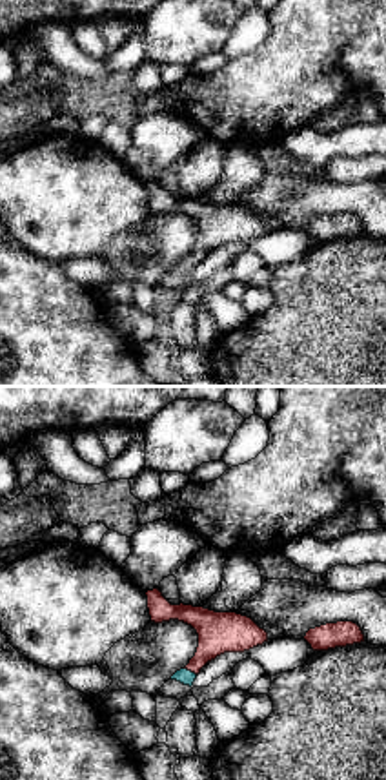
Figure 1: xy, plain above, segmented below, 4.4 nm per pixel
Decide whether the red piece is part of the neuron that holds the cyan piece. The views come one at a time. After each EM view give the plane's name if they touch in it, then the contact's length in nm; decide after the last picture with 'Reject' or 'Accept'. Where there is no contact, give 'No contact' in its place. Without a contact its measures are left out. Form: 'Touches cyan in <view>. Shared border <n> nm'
Touches cyan in xy. Shared border 70 nm

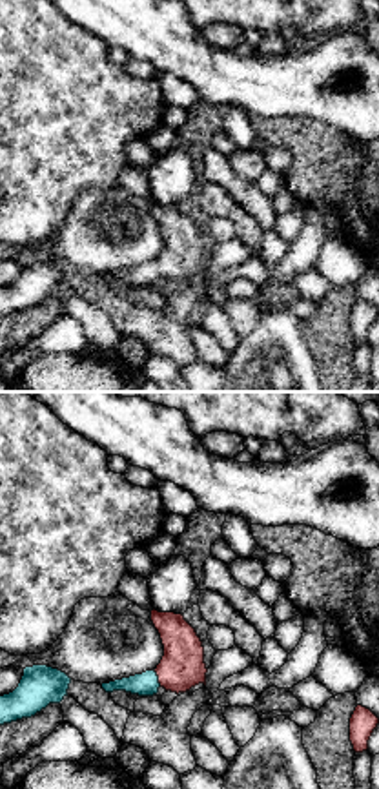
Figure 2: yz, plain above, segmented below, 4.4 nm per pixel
Touches cyan in yz. Shared border 80 nm

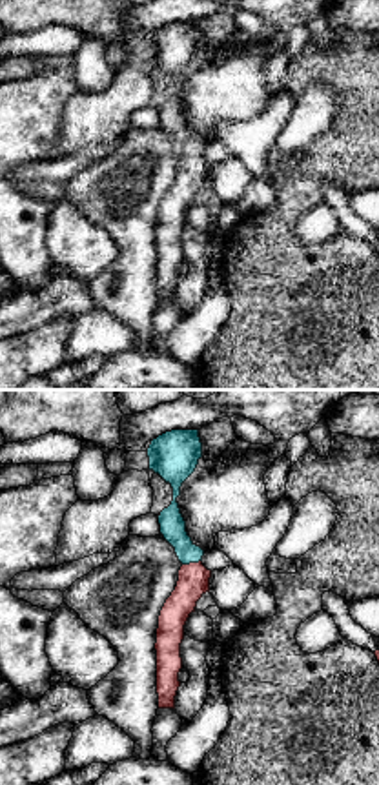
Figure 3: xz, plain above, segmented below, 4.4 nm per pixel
Touches cyan in xz. Shared border 90 nm

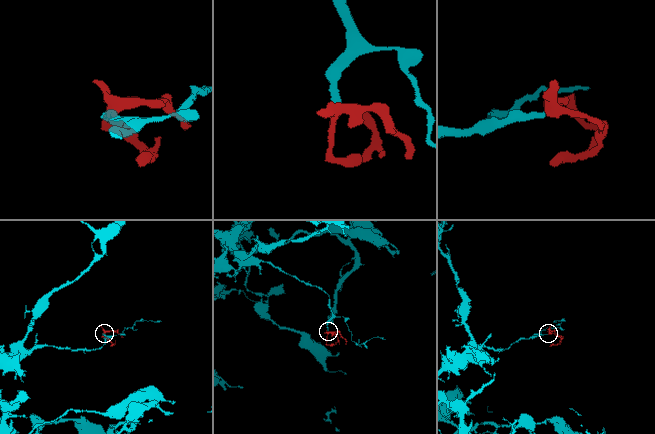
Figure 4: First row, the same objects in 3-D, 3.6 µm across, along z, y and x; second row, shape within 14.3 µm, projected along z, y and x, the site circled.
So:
Accept

